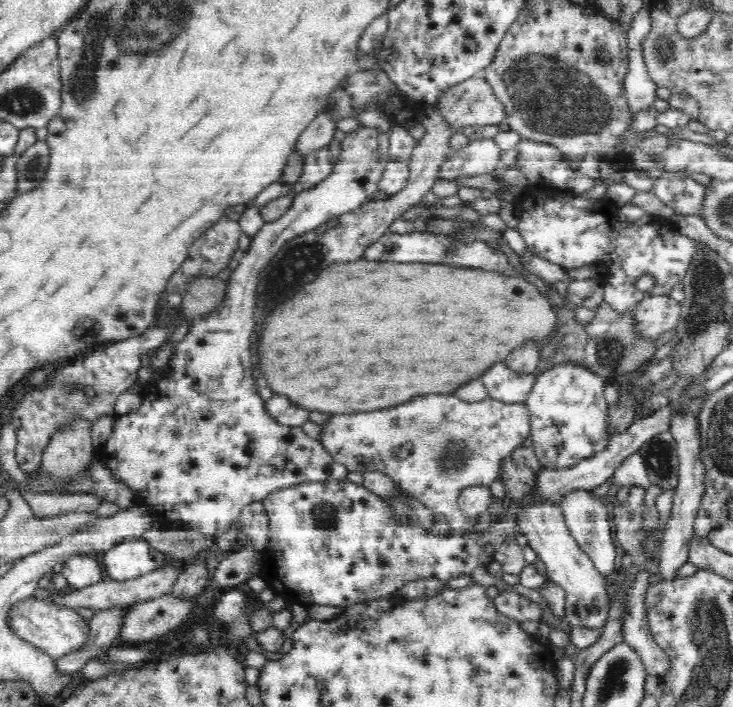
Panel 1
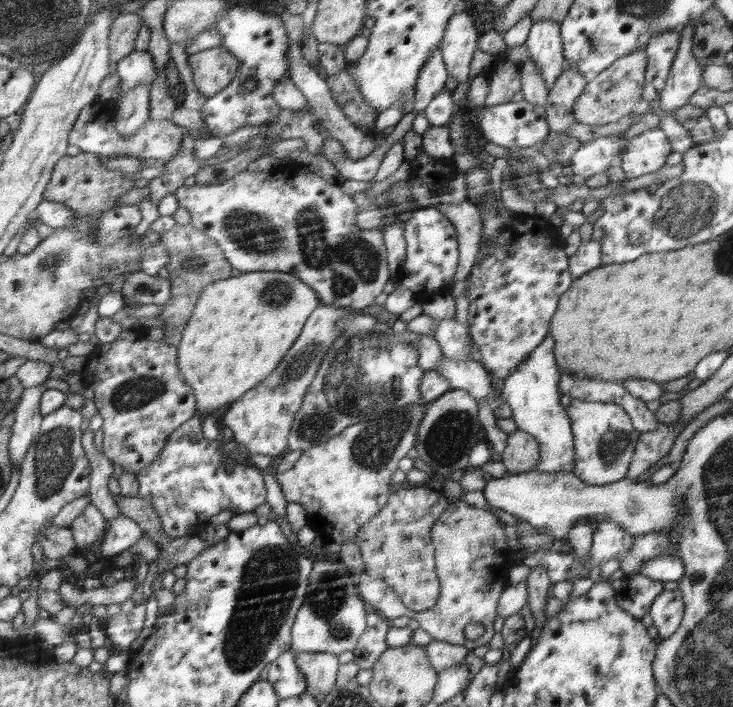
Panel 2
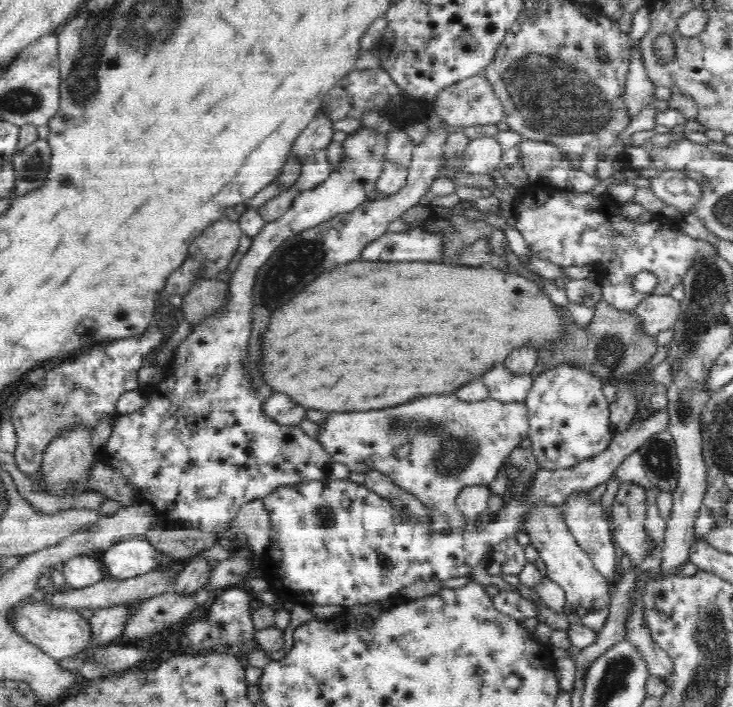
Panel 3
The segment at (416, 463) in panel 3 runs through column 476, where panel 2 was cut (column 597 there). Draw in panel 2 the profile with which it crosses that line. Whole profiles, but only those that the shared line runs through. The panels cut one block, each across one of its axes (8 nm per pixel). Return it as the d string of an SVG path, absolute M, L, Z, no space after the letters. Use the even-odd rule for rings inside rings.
M562 395L564 406L572 422L575 444L576 478L583 479L588 485L607 485L622 480L630 466L634 447L641 433L632 428L628 413L619 404L611 402L586 402L570 395Z

